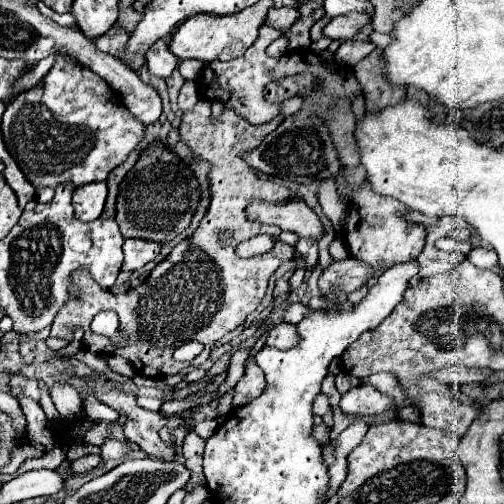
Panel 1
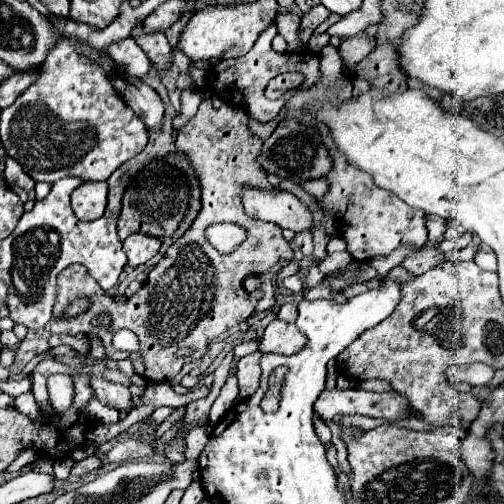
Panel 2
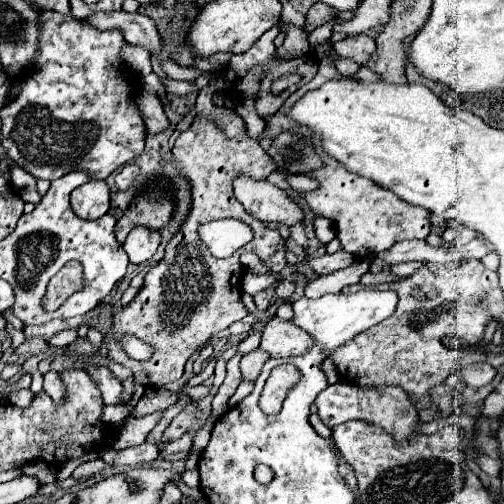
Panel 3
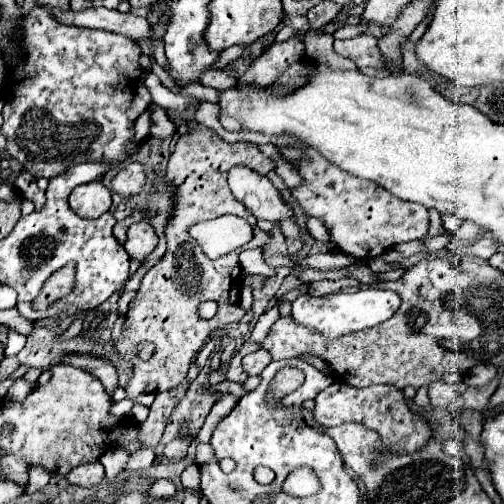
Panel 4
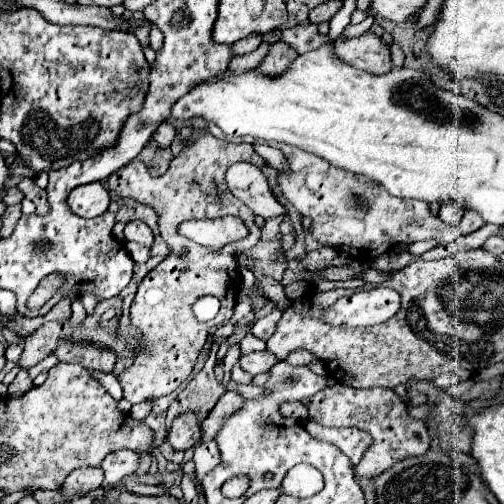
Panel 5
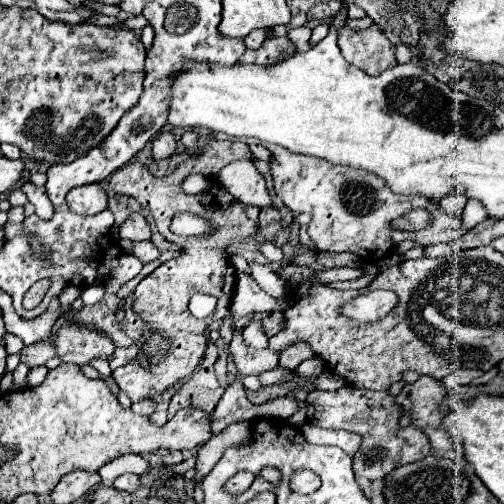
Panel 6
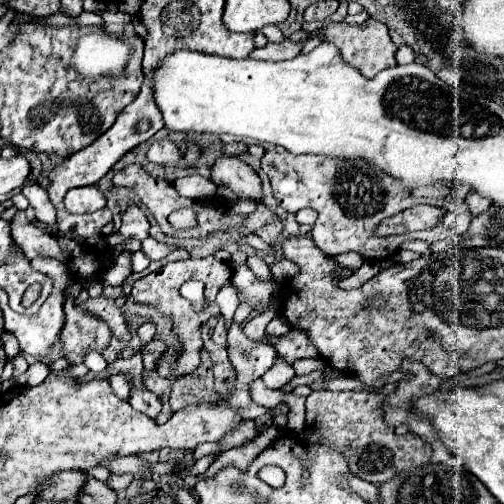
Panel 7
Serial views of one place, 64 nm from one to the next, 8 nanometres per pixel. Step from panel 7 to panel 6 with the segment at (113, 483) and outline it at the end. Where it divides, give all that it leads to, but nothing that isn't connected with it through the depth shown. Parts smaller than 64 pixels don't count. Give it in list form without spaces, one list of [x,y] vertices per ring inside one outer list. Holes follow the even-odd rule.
[[[126,473],[124,474],[124,476],[116,478],[112,486],[114,486],[114,488],[118,488],[118,490],[126,490],[126,492],[134,492],[134,490],[138,488],[138,476],[136,476],[136,474]]]

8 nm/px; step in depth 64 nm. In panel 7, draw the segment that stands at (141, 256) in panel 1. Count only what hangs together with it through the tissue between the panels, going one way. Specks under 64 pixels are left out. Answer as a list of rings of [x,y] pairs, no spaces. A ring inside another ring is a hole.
[[[134,202],[128,204],[128,208],[126,208],[126,212],[122,216],[120,230],[106,236],[105,241],[110,248],[113,248],[128,239],[128,236],[132,236],[136,240],[148,238],[148,218],[140,210],[140,206],[134,204]]]

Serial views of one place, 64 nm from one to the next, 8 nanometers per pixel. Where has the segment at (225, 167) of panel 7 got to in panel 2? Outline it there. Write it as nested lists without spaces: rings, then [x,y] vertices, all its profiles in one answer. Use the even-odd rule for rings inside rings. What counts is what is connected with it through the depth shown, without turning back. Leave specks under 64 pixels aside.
[[[244,186],[242,204],[248,216],[264,222],[272,222],[280,228],[302,232],[302,230],[310,230],[312,226],[312,214],[308,212],[308,208],[296,196],[284,190]]]

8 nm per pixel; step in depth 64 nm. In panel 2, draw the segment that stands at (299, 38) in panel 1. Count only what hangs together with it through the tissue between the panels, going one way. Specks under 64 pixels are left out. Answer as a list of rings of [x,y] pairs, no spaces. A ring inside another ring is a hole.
[[[322,4],[314,6],[304,18],[302,18],[302,24],[300,24],[300,36],[302,36],[302,42],[308,42],[310,34],[330,16],[328,8],[324,8]]]

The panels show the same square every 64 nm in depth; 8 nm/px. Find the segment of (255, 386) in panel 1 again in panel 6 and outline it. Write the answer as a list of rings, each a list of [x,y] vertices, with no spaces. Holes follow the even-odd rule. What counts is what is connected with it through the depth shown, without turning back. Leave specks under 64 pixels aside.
[[[234,330],[232,340],[230,340],[230,354],[234,358],[234,364],[238,366],[240,376],[258,376],[266,370],[276,368],[278,364],[278,354],[270,348],[264,350],[254,350],[242,340],[242,332]]]

